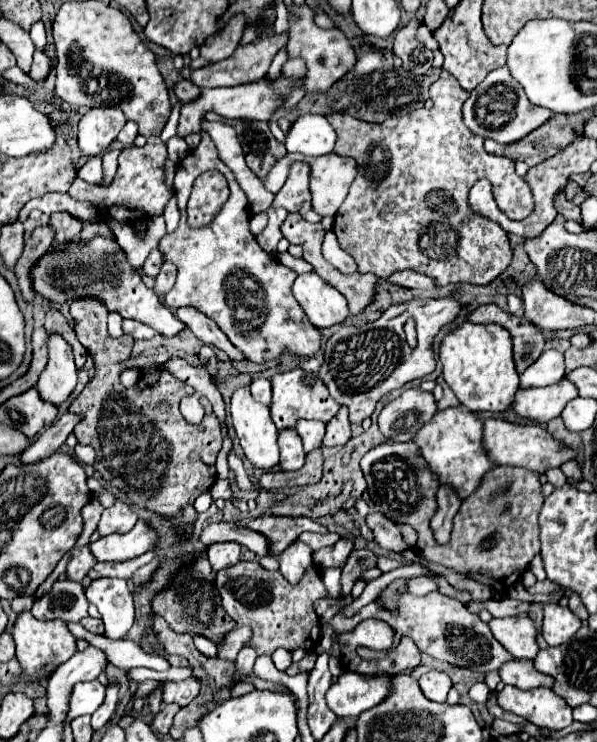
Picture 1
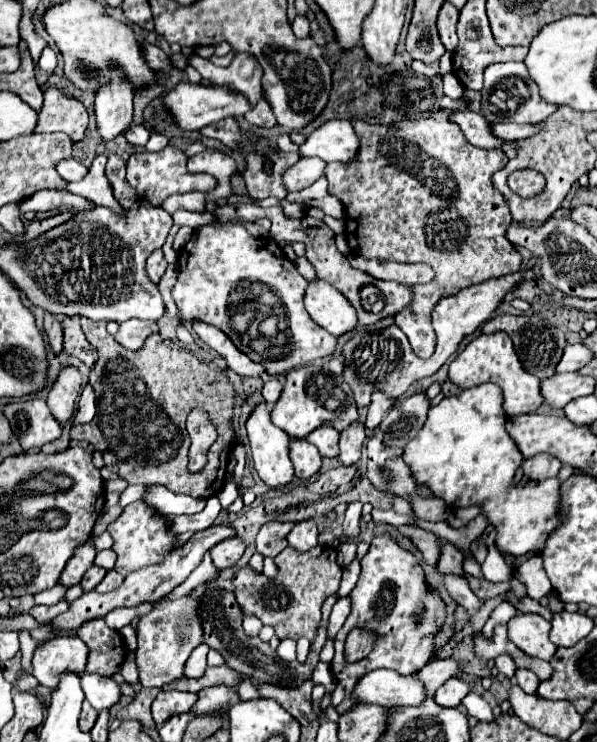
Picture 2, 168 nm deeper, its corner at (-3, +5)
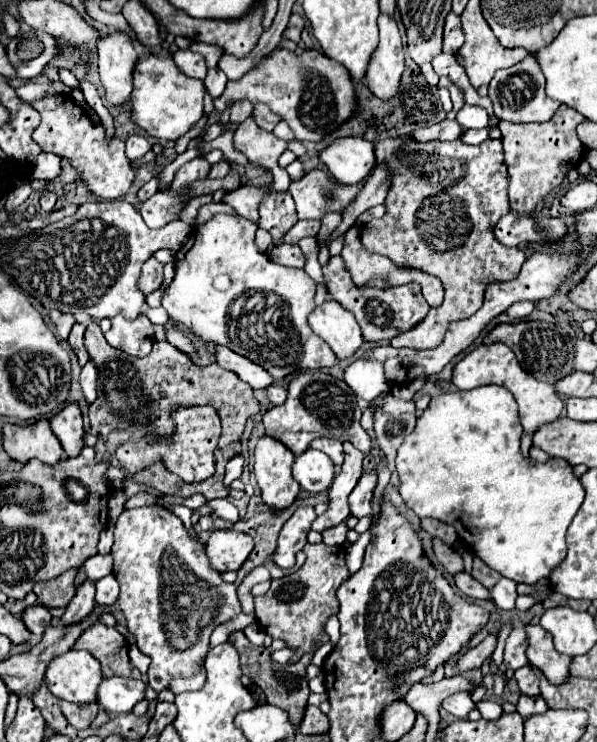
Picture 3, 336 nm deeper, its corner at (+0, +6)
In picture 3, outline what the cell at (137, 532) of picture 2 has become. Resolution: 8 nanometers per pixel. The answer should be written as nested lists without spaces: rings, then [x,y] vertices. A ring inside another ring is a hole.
[[[162,505],[122,511],[110,555],[120,583],[118,605],[136,635],[138,649],[152,661],[148,685],[158,693],[172,679],[192,677],[208,653],[210,633],[240,615],[236,585],[222,581],[210,567],[204,545],[190,539],[182,519]]]

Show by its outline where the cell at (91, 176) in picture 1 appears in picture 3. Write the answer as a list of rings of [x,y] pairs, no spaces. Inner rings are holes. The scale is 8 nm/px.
[[[40,153],[40,157],[36,157],[36,161],[32,161],[32,171],[30,177],[32,179],[46,179],[52,181],[62,173],[60,167],[60,157],[56,157],[54,153]]]

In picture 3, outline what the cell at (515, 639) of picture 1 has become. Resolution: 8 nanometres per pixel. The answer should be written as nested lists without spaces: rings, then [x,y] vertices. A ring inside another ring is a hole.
[[[524,625],[524,633],[528,633],[528,649],[526,649],[526,657],[532,665],[536,665],[550,683],[560,685],[566,681],[566,677],[570,675],[568,665],[570,659],[568,655],[562,655],[554,649],[552,637],[546,629],[542,629],[542,625]]]

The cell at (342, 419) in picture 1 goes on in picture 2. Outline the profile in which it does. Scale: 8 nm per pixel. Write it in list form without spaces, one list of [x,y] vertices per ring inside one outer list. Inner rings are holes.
[[[355,422],[355,426],[349,426],[347,430],[341,432],[341,442],[339,442],[341,454],[339,454],[339,460],[345,466],[353,466],[353,464],[359,462],[363,440],[365,440],[365,426],[361,422]]]

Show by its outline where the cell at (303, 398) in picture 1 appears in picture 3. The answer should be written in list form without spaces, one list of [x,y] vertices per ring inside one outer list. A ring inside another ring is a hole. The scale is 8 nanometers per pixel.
[[[300,371],[288,385],[288,399],[264,413],[266,433],[282,441],[292,453],[302,453],[308,449],[314,437],[330,437],[338,441],[350,441],[362,453],[370,453],[372,439],[360,427],[360,407],[354,391],[330,373],[318,371]]]

